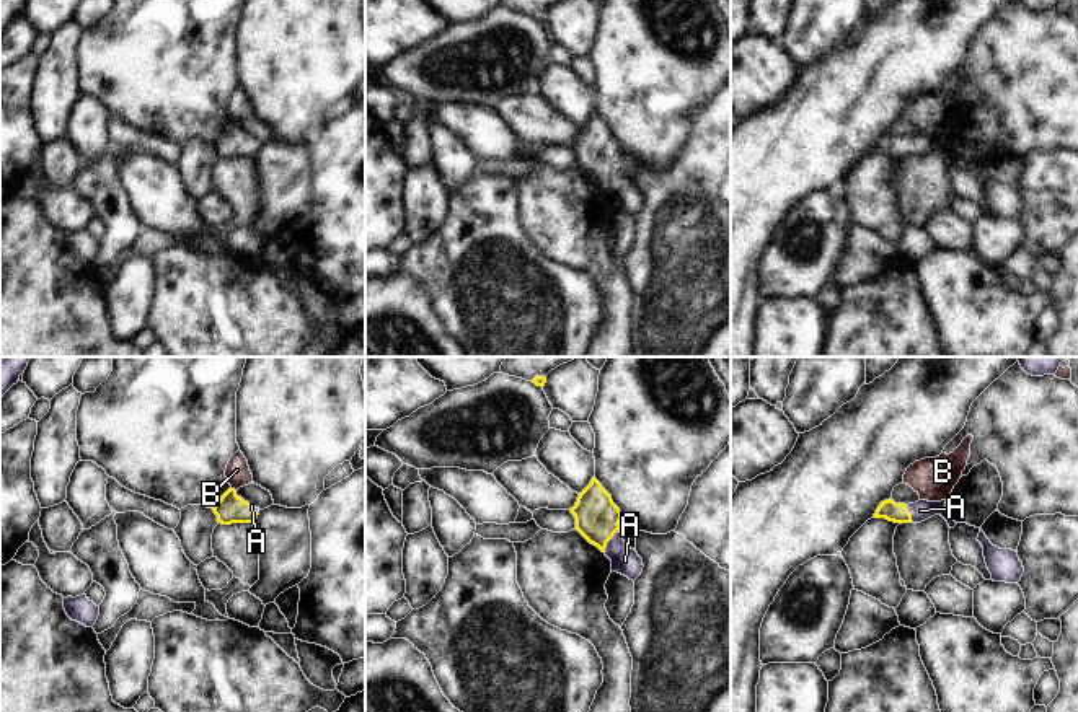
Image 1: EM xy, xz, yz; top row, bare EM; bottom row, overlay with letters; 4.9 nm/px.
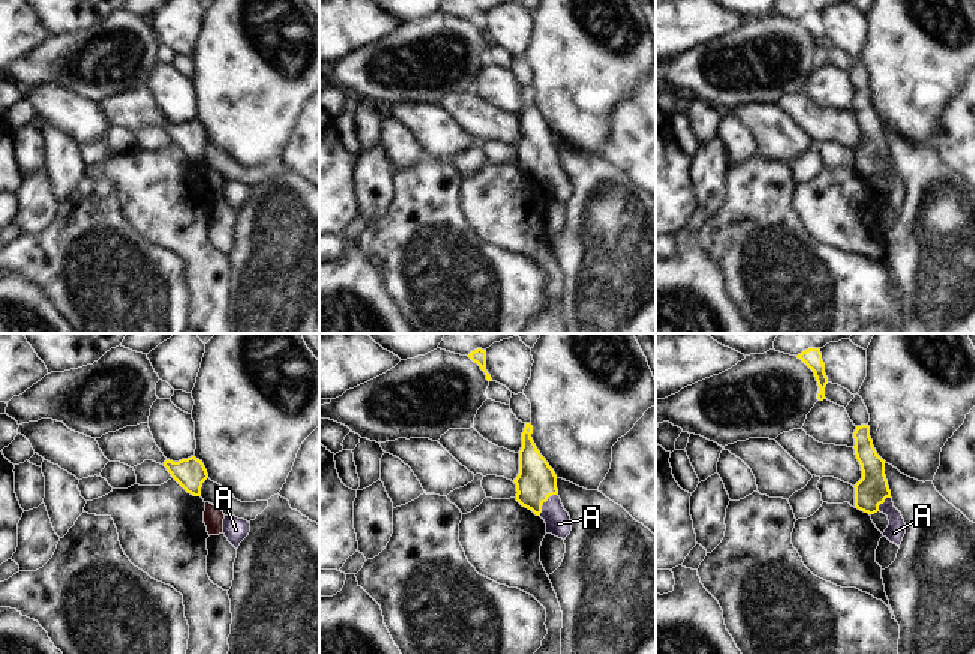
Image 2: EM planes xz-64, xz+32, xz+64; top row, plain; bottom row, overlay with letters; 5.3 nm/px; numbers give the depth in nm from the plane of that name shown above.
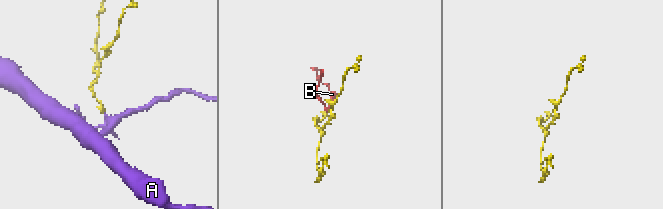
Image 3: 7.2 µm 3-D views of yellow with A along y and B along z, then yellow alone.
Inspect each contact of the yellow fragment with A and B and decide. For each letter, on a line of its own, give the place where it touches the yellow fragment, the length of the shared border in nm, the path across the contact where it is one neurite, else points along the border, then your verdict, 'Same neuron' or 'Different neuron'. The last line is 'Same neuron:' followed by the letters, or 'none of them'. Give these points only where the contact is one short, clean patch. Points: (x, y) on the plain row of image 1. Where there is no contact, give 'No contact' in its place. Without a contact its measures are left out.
A: Touches yellow at xz (609, 175). Shared border 130 nm. Path across: xz (597, 153), (609, 175), (625, 196). Same neuron
B: Touches yellow at xy (234, 124). Shared border 40 nm. Boundary: xy (230, 123), (235, 126). Different neuron
Same neuron: A

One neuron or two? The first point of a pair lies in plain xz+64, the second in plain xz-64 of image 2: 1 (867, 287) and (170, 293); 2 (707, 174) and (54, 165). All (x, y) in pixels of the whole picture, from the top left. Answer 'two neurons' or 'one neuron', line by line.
1: one neuron
2: two neurons

